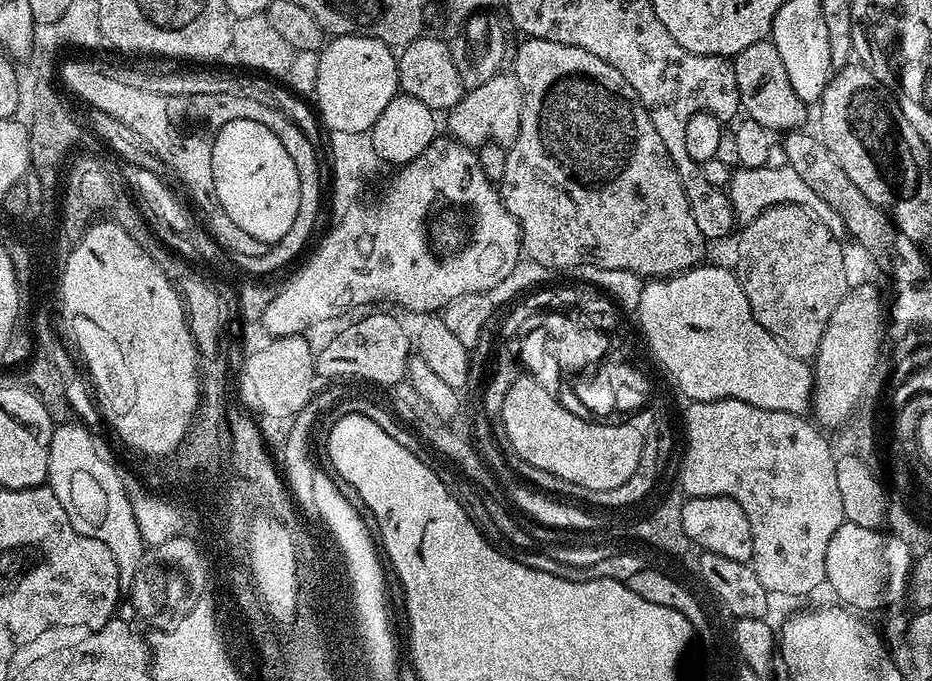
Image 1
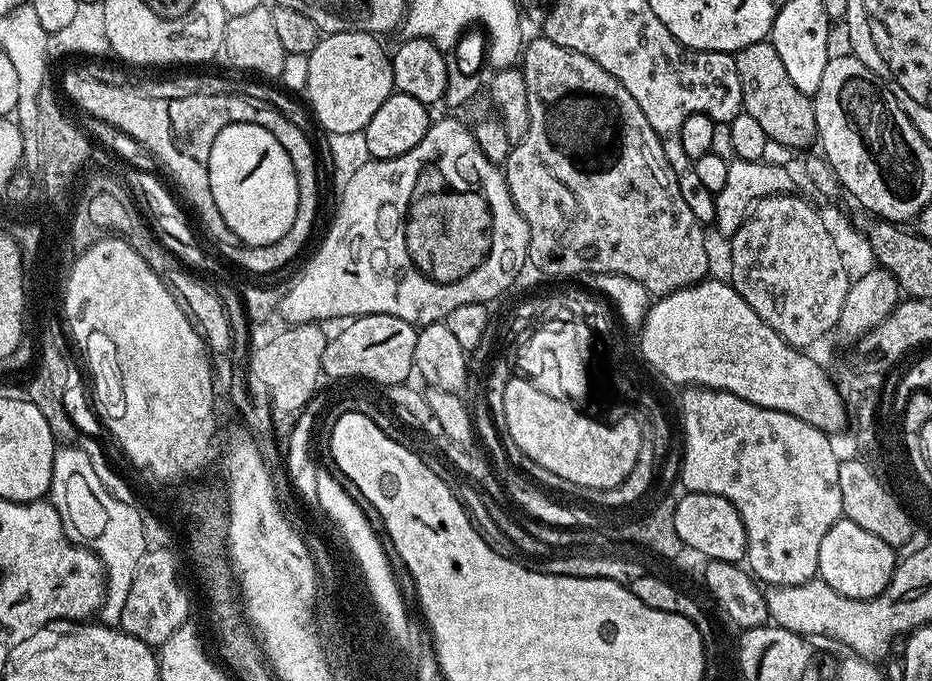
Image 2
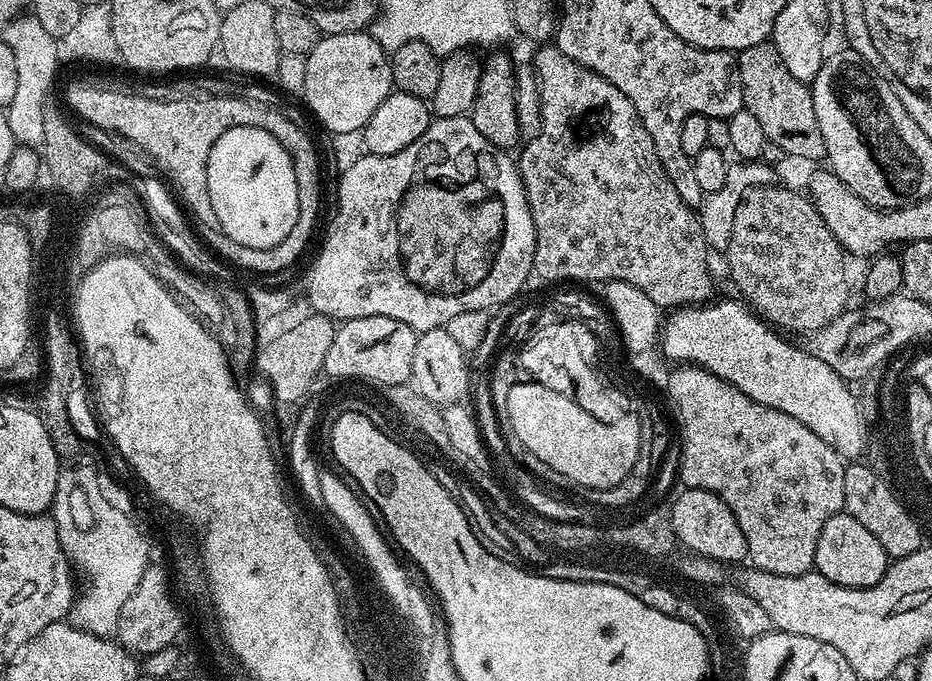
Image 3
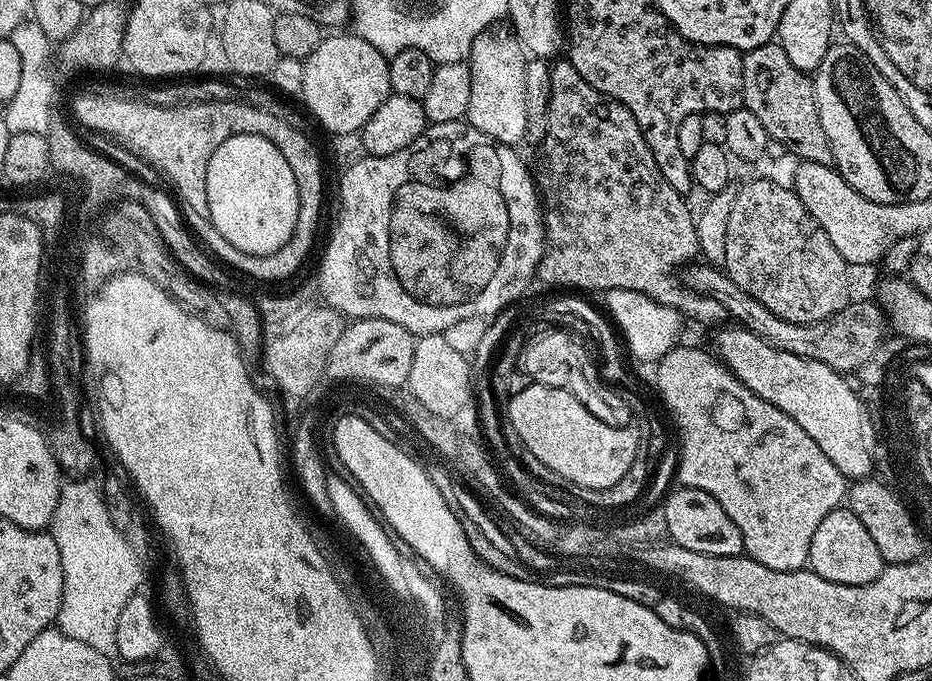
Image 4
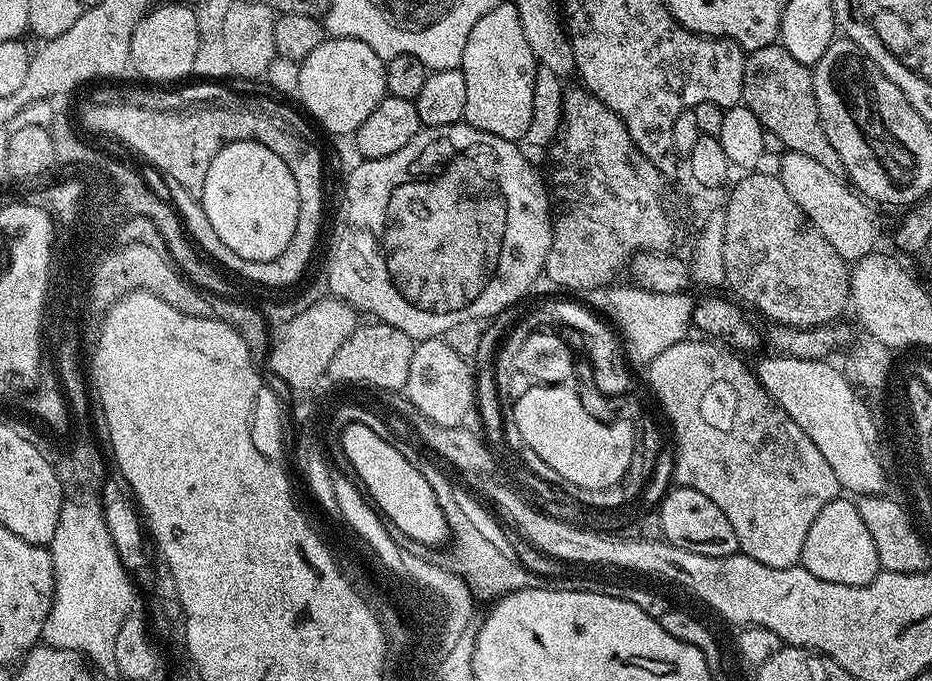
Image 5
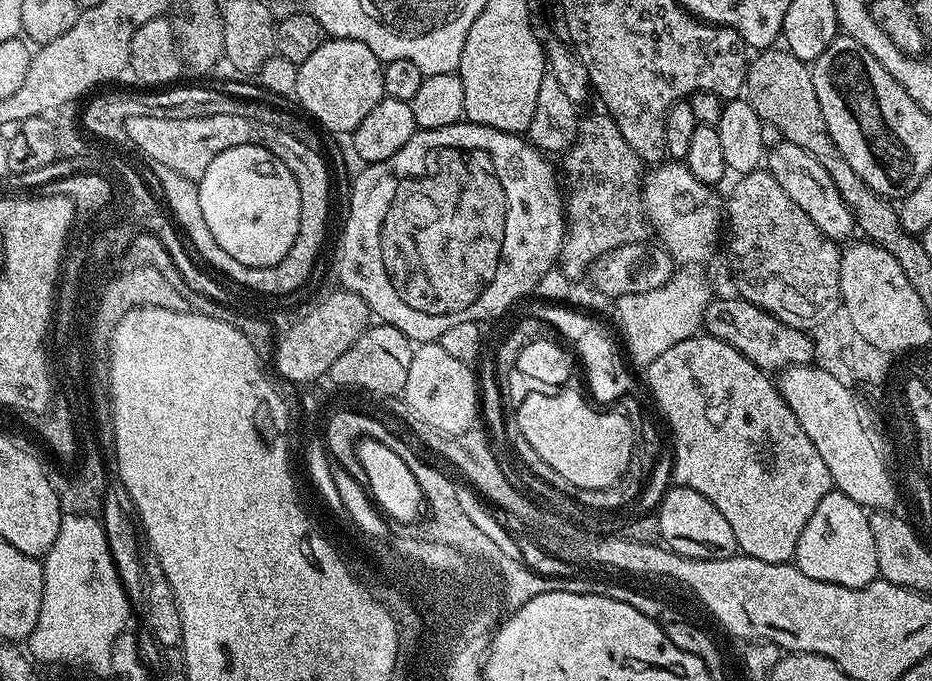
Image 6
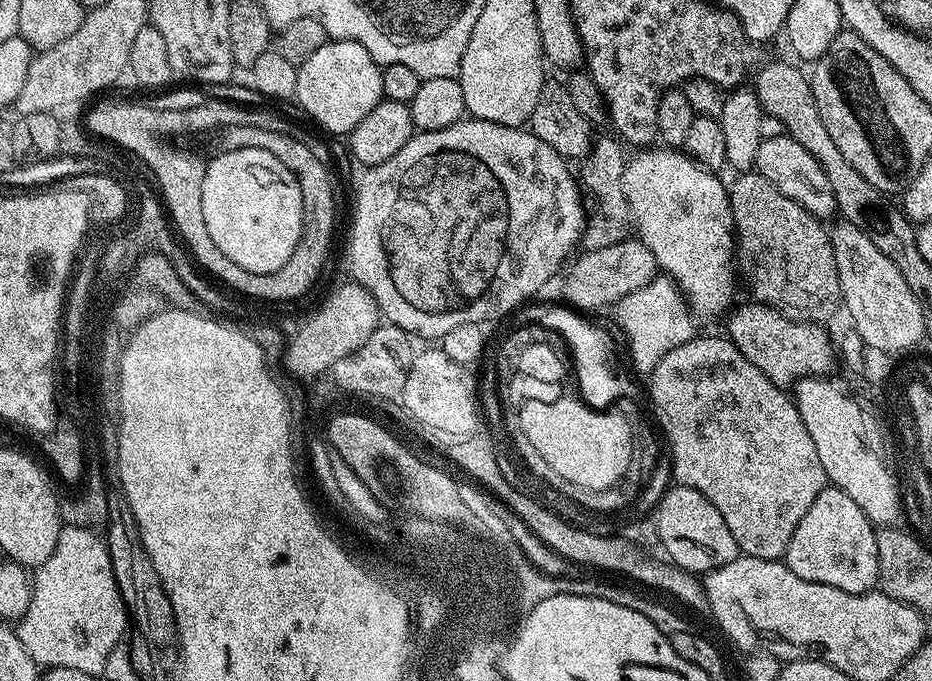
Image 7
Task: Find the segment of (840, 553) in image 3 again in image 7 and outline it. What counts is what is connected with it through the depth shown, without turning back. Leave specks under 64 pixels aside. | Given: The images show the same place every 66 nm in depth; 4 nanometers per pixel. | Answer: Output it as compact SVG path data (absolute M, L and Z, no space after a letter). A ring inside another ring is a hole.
M831 486L820 491L818 498L810 502L810 510L802 514L802 522L798 522L798 530L794 530L794 538L790 538L790 546L786 546L782 560L794 574L798 574L798 578L806 582L818 582L822 586L834 586L850 594L873 591L880 578L876 528L848 495Z

